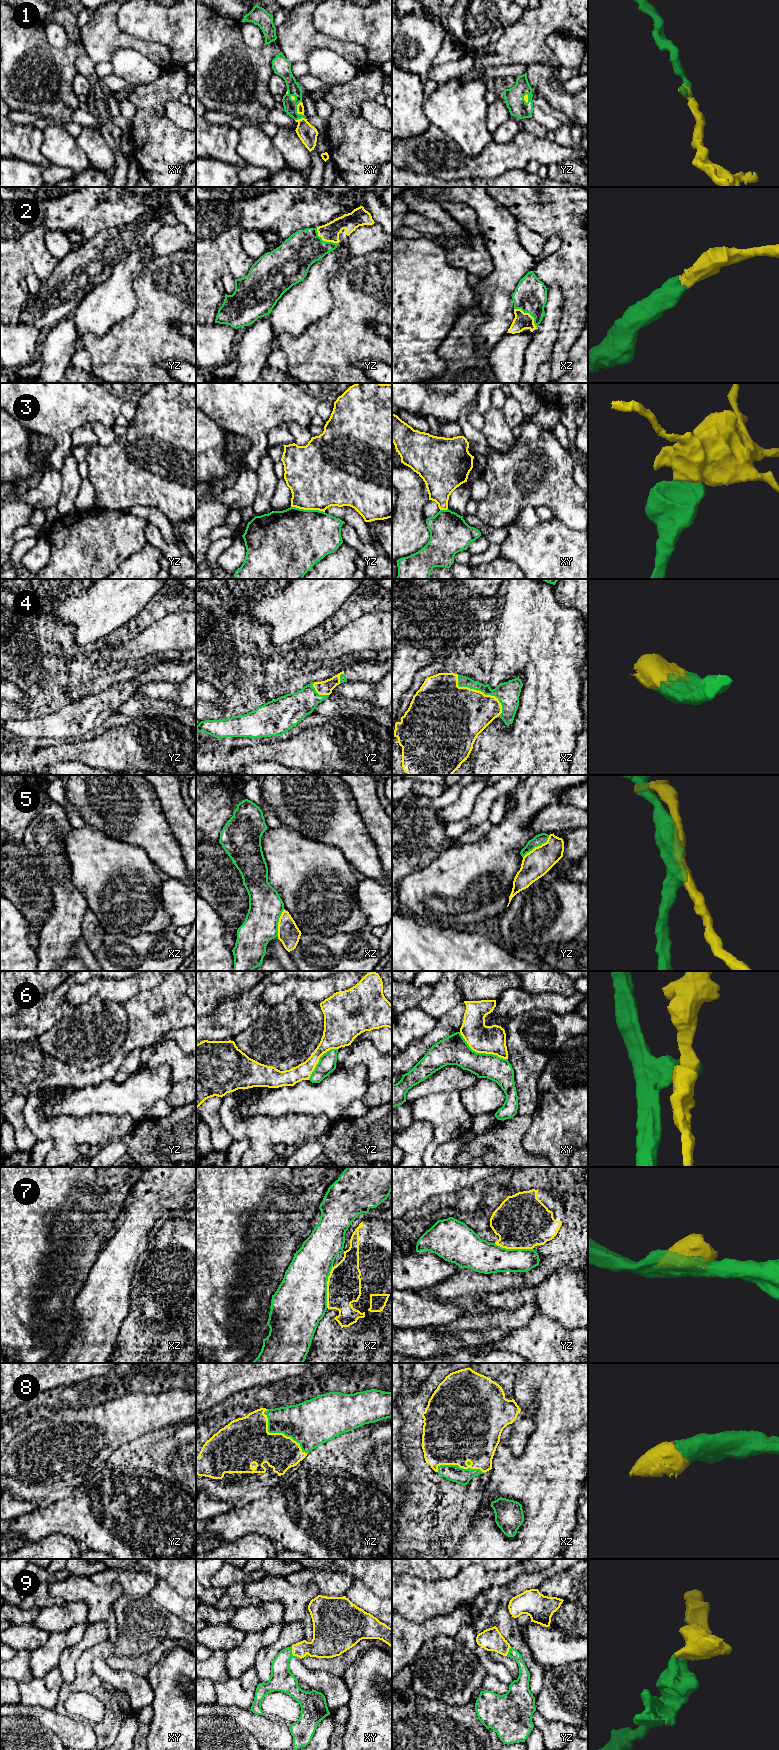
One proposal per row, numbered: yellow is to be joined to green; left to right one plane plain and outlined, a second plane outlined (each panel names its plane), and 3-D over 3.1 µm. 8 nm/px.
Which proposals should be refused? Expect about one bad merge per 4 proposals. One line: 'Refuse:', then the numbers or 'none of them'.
Refuse: 3, 5, 6, 7

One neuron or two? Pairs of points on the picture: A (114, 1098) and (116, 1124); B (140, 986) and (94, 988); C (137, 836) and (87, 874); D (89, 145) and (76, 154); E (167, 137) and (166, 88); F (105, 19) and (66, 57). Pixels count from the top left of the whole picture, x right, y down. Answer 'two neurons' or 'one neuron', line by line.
A: two neurons
B: one neuron
C: two neurons
D: two neurons
E: one neuron
F: two neurons

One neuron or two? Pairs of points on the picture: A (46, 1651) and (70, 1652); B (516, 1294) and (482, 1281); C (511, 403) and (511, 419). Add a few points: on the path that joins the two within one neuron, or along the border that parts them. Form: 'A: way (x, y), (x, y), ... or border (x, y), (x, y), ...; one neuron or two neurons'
A: border (76, 1642), (63, 1650), (57, 1666); two neurons
B: border (520, 1287), (490, 1292), (483, 1296); two neurons
C: way (511, 407), (511, 415); one neuron

